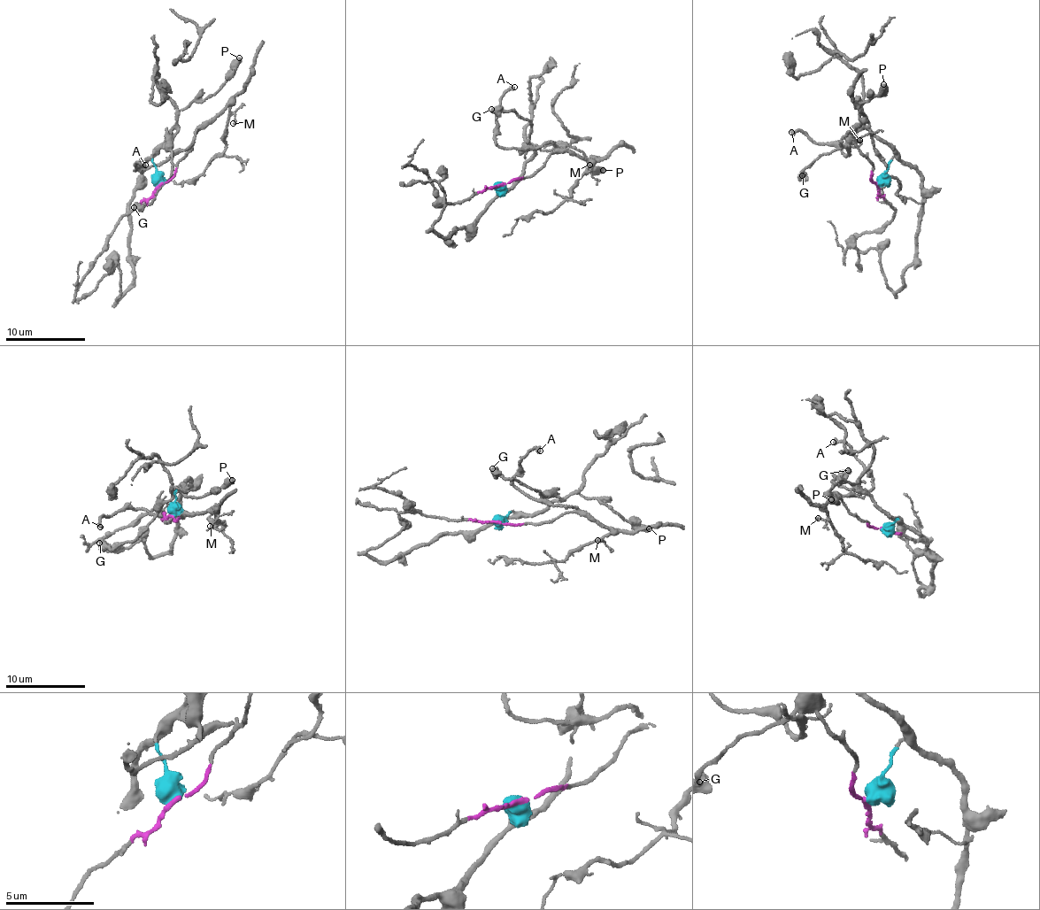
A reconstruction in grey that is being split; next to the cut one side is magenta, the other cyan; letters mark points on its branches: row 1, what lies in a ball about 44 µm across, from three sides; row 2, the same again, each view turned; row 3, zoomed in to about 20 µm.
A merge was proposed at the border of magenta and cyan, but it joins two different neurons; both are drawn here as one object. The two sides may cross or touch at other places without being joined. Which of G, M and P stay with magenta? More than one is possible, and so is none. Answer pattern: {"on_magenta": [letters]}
{"on_magenta": ["M"]}

